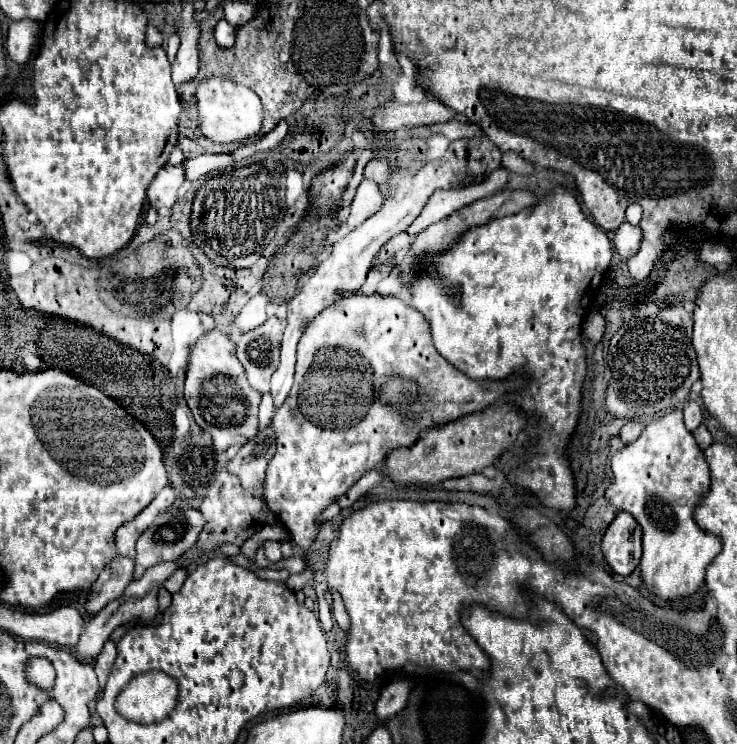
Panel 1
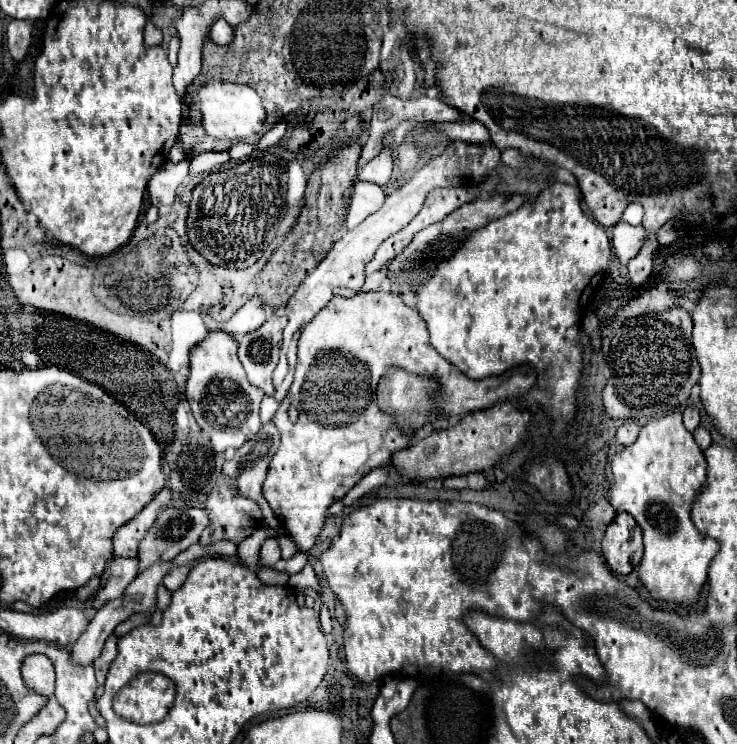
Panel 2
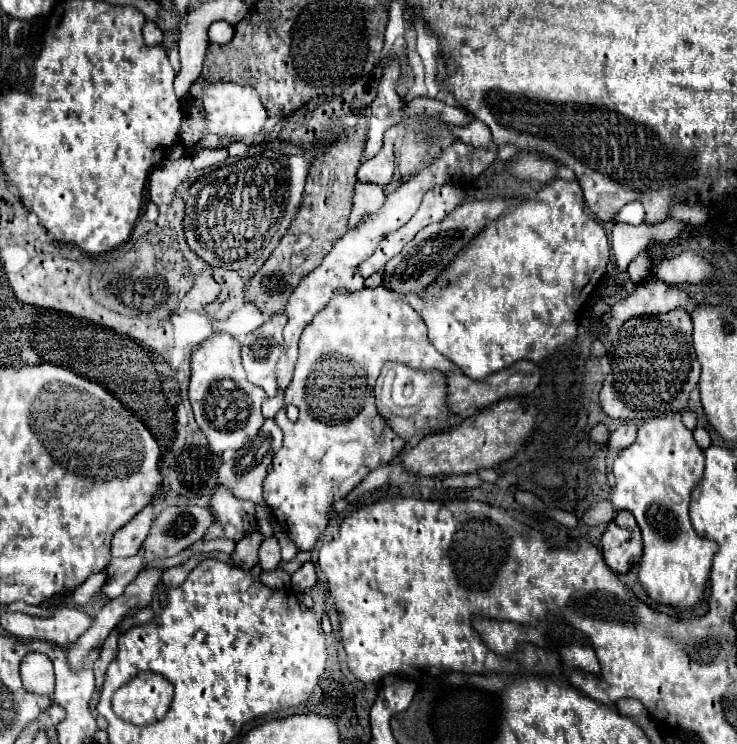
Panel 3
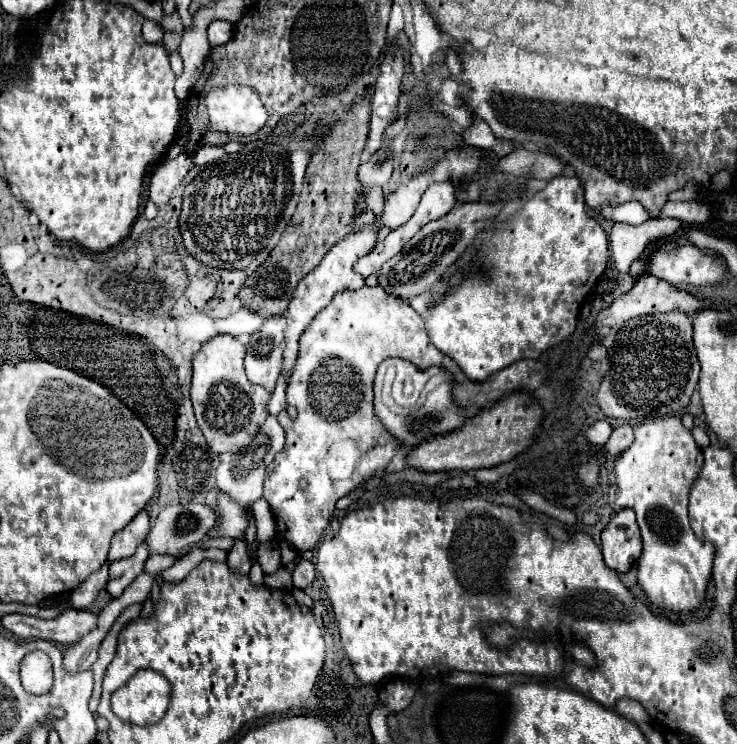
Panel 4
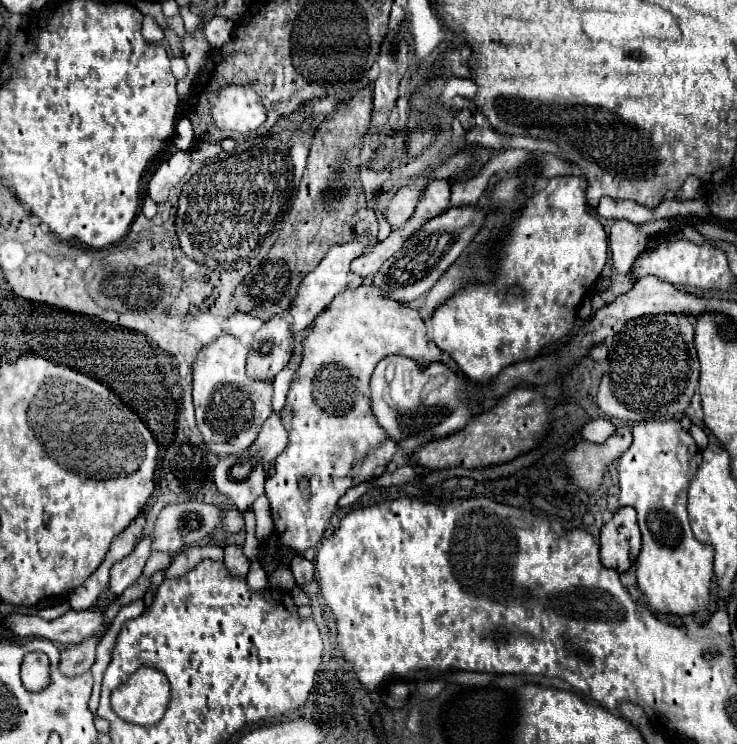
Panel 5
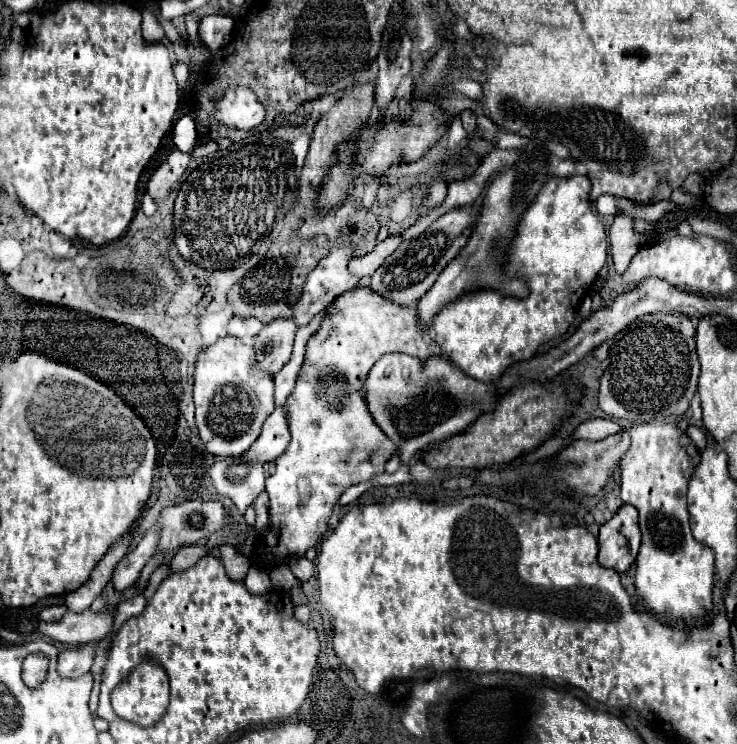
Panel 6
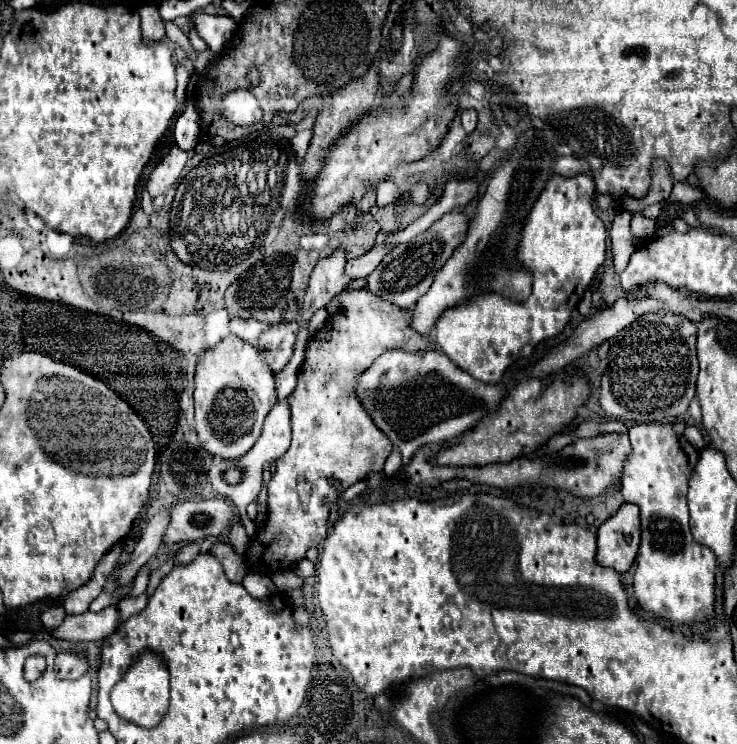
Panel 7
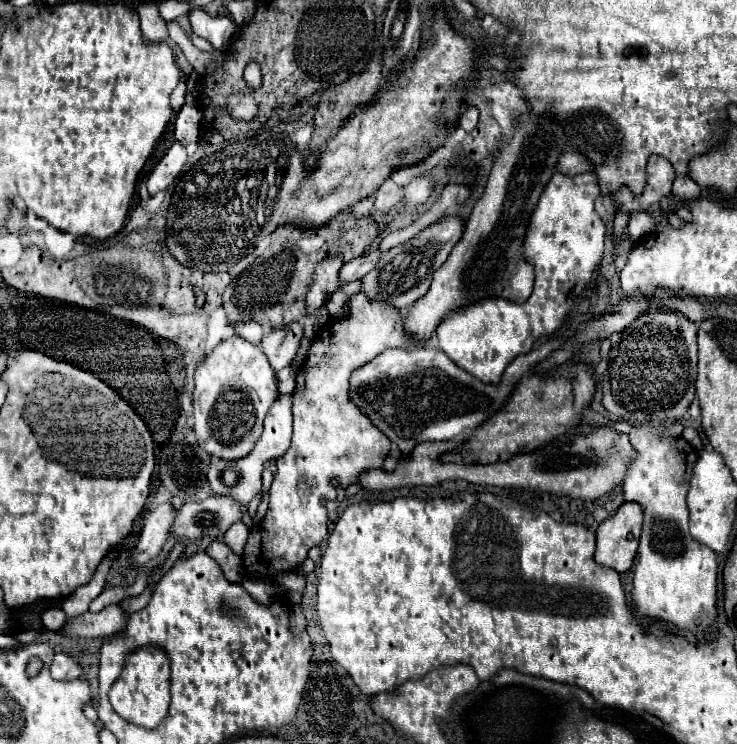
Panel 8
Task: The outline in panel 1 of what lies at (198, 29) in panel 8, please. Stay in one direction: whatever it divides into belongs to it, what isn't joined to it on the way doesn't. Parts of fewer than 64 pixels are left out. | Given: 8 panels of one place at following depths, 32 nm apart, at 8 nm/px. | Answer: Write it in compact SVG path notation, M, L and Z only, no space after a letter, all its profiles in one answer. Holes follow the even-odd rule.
M220 20L218 26L216 26L214 36L216 36L218 46L222 46L222 48L232 48L232 44L236 42L236 28L232 28L226 20Z

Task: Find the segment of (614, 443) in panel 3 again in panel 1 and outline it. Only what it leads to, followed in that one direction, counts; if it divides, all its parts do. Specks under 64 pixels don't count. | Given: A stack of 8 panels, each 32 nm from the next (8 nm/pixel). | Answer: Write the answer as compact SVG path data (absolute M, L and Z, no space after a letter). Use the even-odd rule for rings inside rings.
M630 420L628 424L624 424L622 430L620 430L620 438L622 438L622 442L624 442L624 444L634 442L634 440L640 436L642 428L646 428L646 424L644 424L644 422L636 422L636 420Z

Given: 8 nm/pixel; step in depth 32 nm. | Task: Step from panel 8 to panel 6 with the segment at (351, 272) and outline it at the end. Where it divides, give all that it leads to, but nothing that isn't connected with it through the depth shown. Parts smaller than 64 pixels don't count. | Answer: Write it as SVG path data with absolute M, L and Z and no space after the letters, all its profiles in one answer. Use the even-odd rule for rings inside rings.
M394 232L384 242L378 242L370 254L352 258L348 264L348 270L356 276L372 276L372 272L376 272L376 268L380 268L386 256L392 254L400 244L402 244L402 232Z

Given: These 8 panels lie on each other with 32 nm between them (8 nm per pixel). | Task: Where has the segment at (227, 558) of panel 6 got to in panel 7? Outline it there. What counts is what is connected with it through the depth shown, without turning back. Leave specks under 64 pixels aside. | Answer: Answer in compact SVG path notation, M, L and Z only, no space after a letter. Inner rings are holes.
M218 542L218 544L214 544L214 548L210 550L210 554L220 560L220 564L224 566L226 576L228 576L232 582L242 582L244 576L248 574L246 558L240 556L240 554L236 554L230 544Z

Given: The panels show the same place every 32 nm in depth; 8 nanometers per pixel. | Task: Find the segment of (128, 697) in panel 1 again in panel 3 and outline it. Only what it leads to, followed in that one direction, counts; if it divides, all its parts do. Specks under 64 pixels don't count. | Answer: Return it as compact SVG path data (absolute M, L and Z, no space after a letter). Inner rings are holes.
M140 672L114 694L116 716L132 724L152 724L164 718L174 698L168 678L154 672Z

